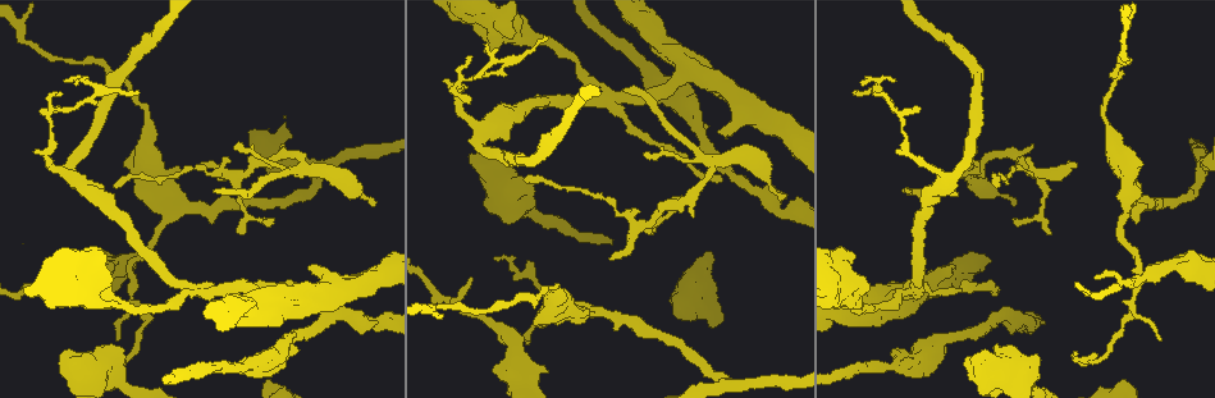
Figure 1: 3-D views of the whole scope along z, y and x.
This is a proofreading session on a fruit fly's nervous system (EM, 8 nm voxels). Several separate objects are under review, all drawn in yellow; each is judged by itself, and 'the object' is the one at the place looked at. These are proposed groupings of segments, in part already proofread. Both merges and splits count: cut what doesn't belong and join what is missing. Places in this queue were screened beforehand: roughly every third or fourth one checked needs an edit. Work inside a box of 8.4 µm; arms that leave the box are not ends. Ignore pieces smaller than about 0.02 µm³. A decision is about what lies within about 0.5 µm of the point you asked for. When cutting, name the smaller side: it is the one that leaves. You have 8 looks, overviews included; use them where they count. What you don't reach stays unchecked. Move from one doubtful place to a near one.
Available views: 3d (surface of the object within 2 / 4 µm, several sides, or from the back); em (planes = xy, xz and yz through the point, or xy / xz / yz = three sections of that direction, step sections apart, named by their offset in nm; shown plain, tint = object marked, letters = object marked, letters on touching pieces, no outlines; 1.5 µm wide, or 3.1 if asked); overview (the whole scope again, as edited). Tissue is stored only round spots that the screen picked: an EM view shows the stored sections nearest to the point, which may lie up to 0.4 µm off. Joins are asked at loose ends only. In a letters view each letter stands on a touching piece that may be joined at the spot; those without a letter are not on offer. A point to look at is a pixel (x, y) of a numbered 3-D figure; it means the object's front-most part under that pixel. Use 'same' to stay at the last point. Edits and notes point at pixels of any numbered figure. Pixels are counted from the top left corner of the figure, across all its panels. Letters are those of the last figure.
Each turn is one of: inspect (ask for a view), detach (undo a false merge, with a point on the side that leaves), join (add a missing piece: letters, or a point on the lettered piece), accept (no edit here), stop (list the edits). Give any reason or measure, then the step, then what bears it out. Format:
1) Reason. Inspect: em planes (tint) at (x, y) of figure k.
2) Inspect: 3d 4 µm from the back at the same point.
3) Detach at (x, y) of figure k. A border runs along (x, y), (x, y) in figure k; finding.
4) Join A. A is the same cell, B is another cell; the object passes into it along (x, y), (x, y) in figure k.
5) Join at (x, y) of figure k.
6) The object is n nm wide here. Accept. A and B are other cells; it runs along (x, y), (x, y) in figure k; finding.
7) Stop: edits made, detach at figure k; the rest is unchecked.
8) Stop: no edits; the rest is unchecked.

Long arm stops here. Inspect: 3d 4 µm at (115, 187) of figure 1.

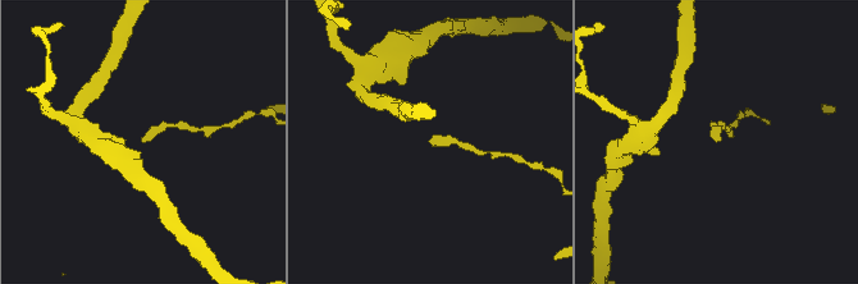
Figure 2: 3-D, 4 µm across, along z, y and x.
Inspect: em yz step 8 (tint) at (430, 140) of figure 2.

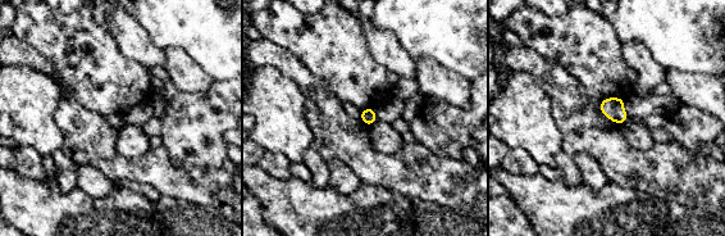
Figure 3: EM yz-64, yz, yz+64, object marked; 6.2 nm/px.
Another direction. Inspect: em planes (letters) at the same point.

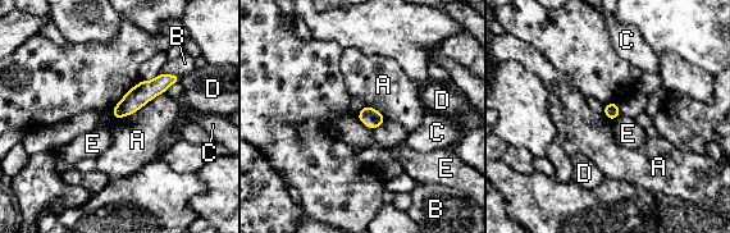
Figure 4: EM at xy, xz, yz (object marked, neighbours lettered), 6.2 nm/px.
The object is 100 nm wide here. Accept. A, B, C, D and E are other cells; a border runs along (165, 91), (136, 112), (114, 120) in figure 4; no lettered piece goes on from it.

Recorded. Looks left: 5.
Tapers out. Inspect: em planes (tint) at (904, 188) of figure 1.

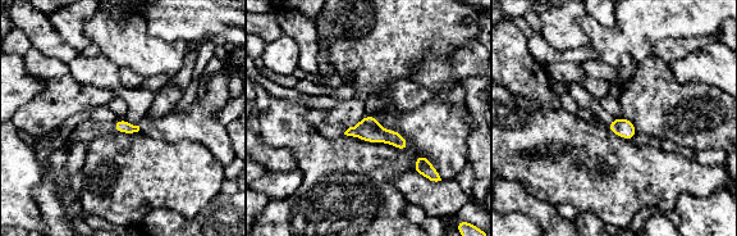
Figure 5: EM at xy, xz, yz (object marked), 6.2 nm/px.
Inspect: em planes (letters) at the same point.

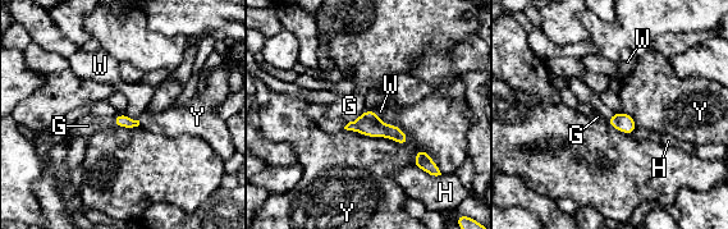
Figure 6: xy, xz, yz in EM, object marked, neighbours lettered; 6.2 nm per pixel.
Join at (87, 126) of figure 6. G is the same cell, H, W and Y are other cells; the object passes into it along (120, 120), (114, 122), (87, 126) in figure 6; it goes on there.

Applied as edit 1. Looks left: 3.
Calibre changes. Inspect: em planes (letters) at (348, 185) of figure 1.

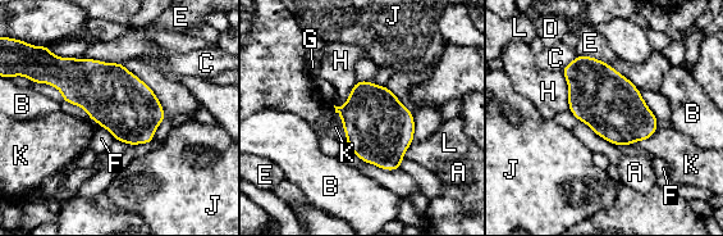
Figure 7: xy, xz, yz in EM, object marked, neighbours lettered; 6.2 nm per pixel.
Accept. A, B, C, D, E, F, G, H, J, K and L are other cells; a border runs along (561, 71), (567, 85), (570, 109) in figure 7; all the same neuron.

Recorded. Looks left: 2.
Stop: edits made, join at figure 6; the rest is unchecked.

